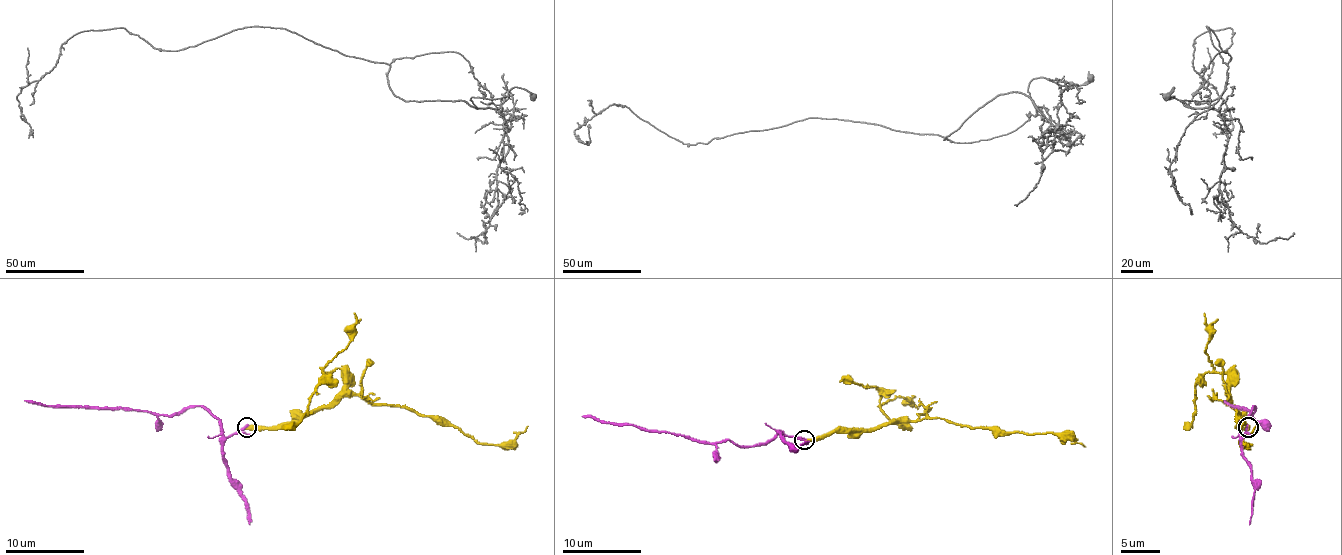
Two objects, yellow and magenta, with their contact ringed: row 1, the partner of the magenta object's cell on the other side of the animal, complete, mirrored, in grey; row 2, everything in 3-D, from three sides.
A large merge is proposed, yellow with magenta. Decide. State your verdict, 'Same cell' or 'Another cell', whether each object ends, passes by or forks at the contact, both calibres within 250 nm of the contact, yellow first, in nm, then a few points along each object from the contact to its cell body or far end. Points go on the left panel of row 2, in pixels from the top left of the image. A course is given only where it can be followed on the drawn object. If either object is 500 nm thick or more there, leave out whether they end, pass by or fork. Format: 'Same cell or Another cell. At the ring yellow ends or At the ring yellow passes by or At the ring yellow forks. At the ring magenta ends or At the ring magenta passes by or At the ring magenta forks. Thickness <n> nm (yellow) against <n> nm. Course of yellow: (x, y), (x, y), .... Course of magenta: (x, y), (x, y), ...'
Another cell. At the ring yellow ends. At the ring magenta ends. Thickness 400 nm (yellow) against 220 nm. Course of yellow: (247, 426), (292, 424), (343, 397), (361, 395), (371, 403), (438, 415), (489, 444), (509, 444), (528, 426). Course of magenta: (247, 426), (225, 436), (221, 422), (202, 407), (170, 415), (153, 415), (111, 407), (52, 407), (25, 401)

